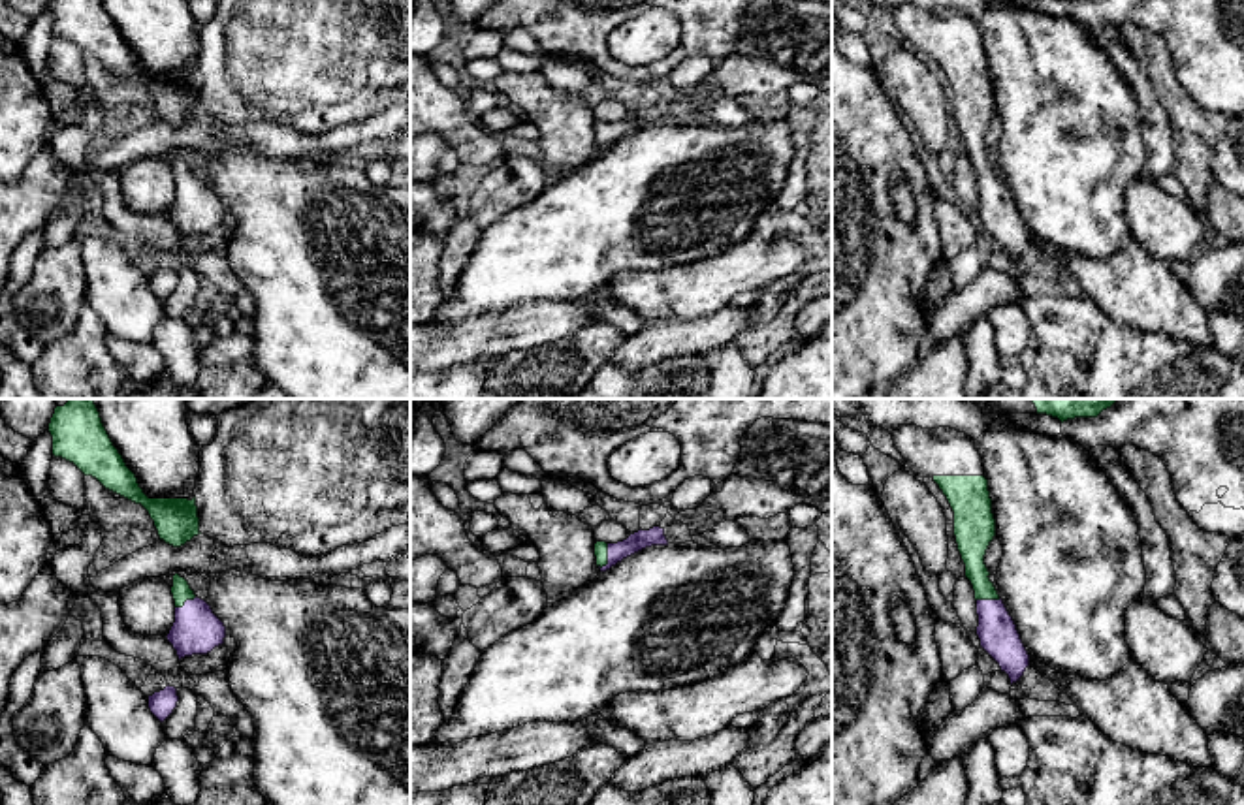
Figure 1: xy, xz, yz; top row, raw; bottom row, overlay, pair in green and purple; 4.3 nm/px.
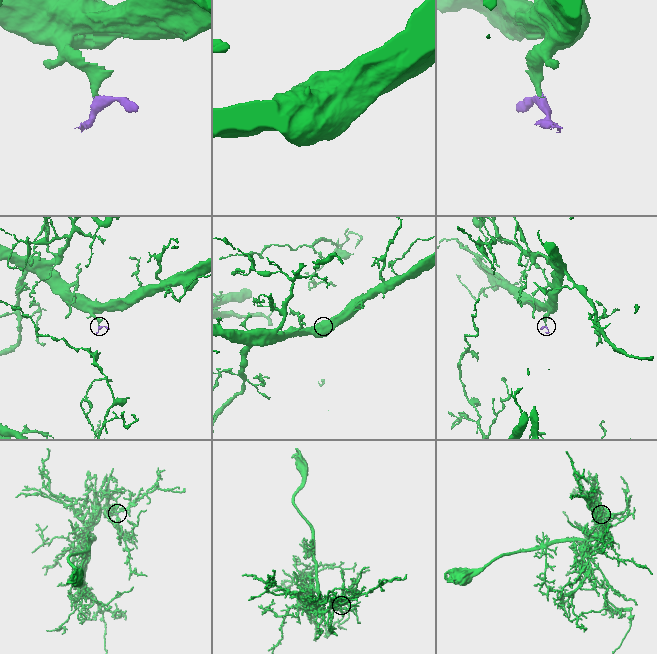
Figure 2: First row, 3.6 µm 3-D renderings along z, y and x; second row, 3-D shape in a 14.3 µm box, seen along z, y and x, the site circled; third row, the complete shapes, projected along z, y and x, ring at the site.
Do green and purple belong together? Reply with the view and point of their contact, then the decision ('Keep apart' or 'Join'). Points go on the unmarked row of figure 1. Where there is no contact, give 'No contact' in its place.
Touches green at xz (606, 136). Join

